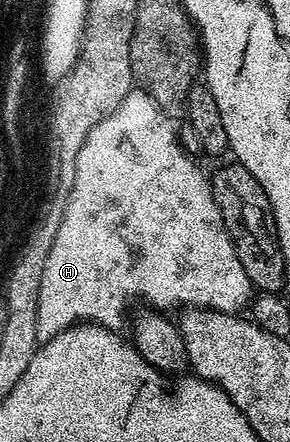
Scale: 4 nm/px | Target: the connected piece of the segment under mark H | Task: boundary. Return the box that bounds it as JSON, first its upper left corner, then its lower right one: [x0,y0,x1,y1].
[36,89,254,340]

